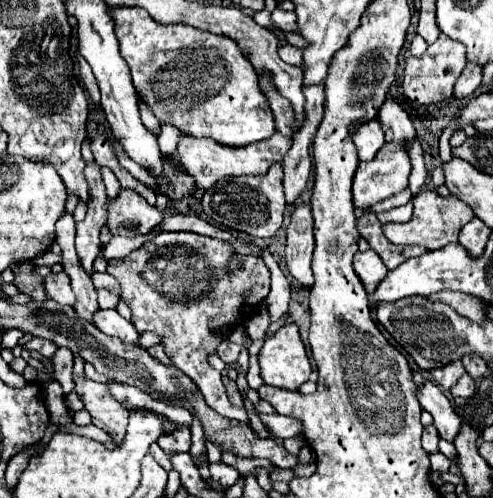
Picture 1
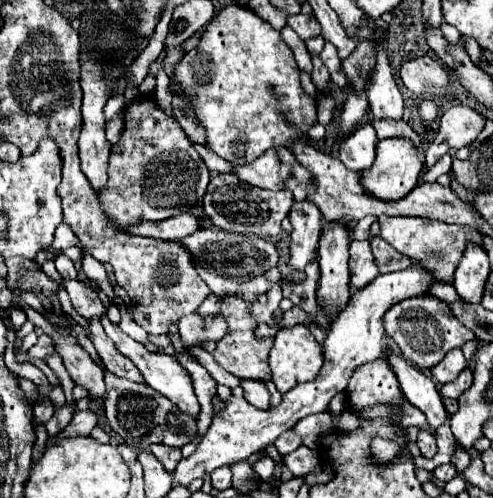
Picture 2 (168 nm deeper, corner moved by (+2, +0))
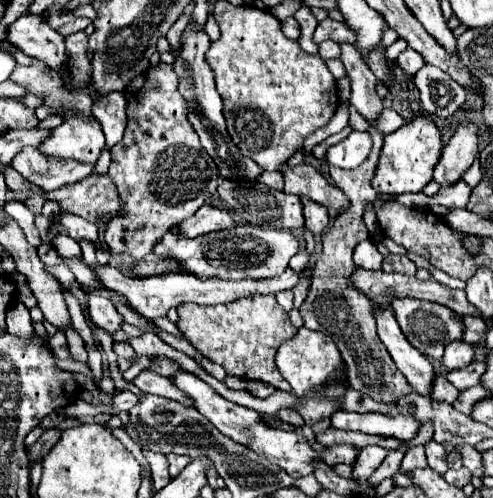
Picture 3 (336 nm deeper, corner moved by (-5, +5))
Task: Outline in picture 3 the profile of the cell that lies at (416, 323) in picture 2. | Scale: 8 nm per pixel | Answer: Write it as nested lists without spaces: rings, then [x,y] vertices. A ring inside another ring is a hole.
[[[400,297],[396,301],[392,301],[392,311],[402,327],[402,331],[406,333],[406,339],[426,357],[440,361],[444,347],[450,341],[460,341],[464,337],[464,323],[462,317],[452,313],[448,307],[444,305],[436,305],[432,301],[422,301],[416,297]]]

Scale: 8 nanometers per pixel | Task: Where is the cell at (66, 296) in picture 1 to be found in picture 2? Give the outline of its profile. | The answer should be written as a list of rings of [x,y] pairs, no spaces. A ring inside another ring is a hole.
[[[63,280],[65,290],[69,292],[69,298],[73,302],[73,308],[83,316],[83,318],[101,318],[105,314],[105,306],[101,304],[99,296],[83,286],[79,280]]]

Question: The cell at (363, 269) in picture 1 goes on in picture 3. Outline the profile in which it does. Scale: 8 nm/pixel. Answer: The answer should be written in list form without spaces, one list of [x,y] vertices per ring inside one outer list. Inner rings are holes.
[[[364,239],[354,249],[354,263],[356,267],[378,271],[382,269],[382,253],[376,249],[376,243],[372,239]]]

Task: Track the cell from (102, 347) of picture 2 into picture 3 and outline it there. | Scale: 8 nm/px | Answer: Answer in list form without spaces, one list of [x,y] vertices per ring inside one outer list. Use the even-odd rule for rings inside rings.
[[[144,369],[140,371],[134,381],[132,381],[140,391],[146,391],[146,393],[156,393],[156,395],[162,395],[162,397],[168,397],[168,399],[176,399],[176,401],[182,401],[184,405],[192,405],[188,401],[188,397],[184,397],[184,393],[180,393],[166,377],[158,375],[156,371],[150,371],[150,369]]]

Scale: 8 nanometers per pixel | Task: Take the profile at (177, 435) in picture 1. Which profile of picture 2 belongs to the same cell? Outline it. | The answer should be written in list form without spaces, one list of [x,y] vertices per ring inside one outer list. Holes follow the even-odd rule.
[[[153,444],[151,452],[157,456],[157,460],[163,464],[163,468],[167,472],[173,472],[177,462],[181,460],[181,450],[177,448],[169,448],[169,446],[161,446],[161,444]]]

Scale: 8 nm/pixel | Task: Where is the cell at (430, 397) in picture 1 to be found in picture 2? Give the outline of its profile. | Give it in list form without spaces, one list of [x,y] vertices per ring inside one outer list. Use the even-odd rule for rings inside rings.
[[[387,348],[387,360],[399,380],[399,386],[401,386],[401,392],[405,394],[405,398],[427,416],[427,420],[433,428],[439,428],[447,418],[447,410],[443,406],[441,394],[435,388],[433,380],[389,348]]]

